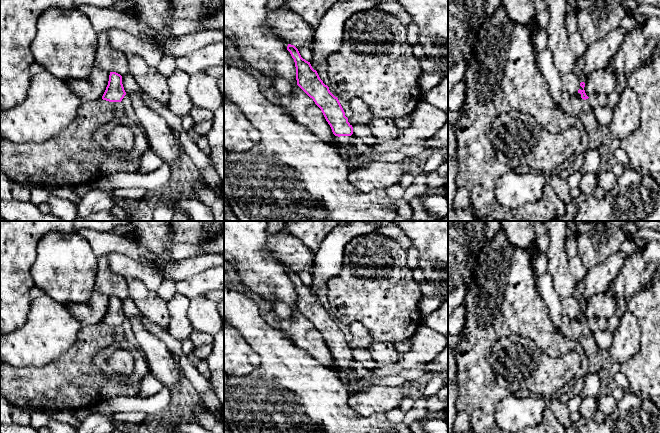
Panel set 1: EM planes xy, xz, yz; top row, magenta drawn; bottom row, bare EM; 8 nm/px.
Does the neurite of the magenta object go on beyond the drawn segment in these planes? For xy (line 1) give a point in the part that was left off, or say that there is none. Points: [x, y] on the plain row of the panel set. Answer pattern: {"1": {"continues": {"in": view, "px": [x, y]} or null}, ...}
{"1": {"continues": null}}

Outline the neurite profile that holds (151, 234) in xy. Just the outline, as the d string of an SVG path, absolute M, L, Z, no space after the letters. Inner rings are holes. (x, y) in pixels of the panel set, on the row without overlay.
M132 221L132 238L141 246L160 255L166 261L174 261L165 243L174 243L170 238L168 221Z

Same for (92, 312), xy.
M94 292L86 303L67 304L68 309L82 326L101 323L108 309L110 296Z

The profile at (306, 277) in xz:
M301 271L300 273L298 273L298 275L303 283L310 286L310 284L312 283L312 273L311 272Z

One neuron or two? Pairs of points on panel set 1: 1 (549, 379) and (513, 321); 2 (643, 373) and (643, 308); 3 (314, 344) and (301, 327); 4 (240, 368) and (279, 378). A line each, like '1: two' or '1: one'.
1: two
2: one
3: one
4: two

